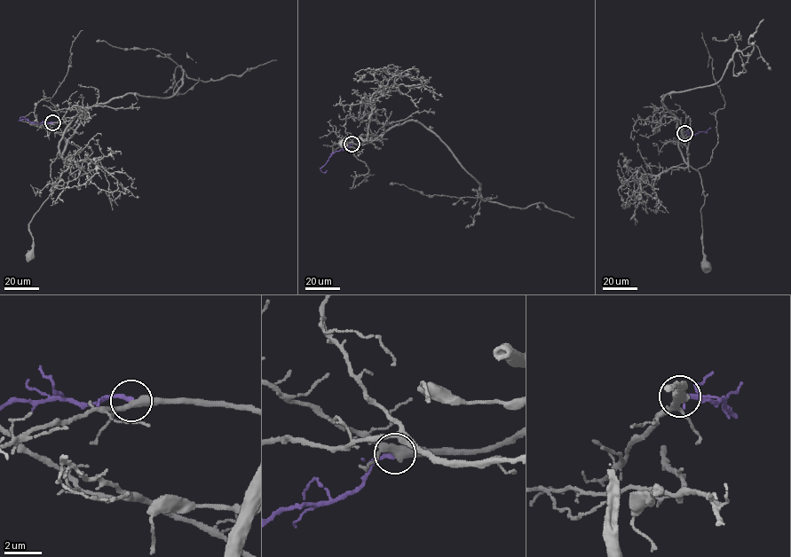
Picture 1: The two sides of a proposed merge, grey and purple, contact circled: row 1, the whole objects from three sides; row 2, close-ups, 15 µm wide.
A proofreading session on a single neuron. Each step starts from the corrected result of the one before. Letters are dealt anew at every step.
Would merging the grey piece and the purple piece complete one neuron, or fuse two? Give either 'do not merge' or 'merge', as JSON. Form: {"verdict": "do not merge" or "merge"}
{"verdict": "merge"}

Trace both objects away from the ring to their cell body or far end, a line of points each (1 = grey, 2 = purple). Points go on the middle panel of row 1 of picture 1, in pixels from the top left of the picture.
1: (351, 144), (374, 139), (360, 138), (354, 152), (358, 152), (354, 147), (338, 145), (343, 144)
2: (351, 144), (332, 153), (320, 168), (321, 172), (327, 170)

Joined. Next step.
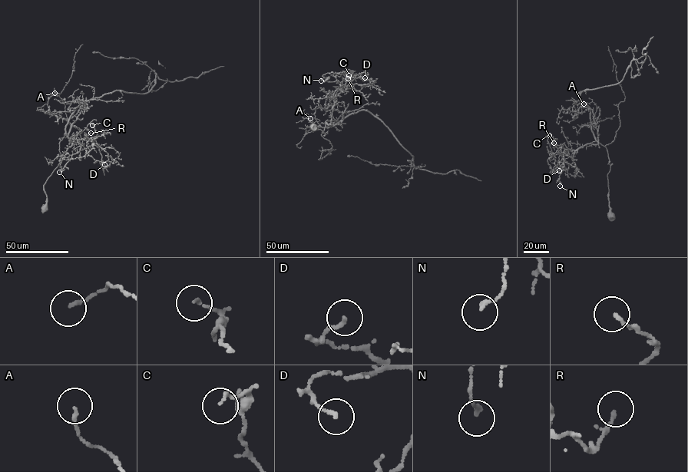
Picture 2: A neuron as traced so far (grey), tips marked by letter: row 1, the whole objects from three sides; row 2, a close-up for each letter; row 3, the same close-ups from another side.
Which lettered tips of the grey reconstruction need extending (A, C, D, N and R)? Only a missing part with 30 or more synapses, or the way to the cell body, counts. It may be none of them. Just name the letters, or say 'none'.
none

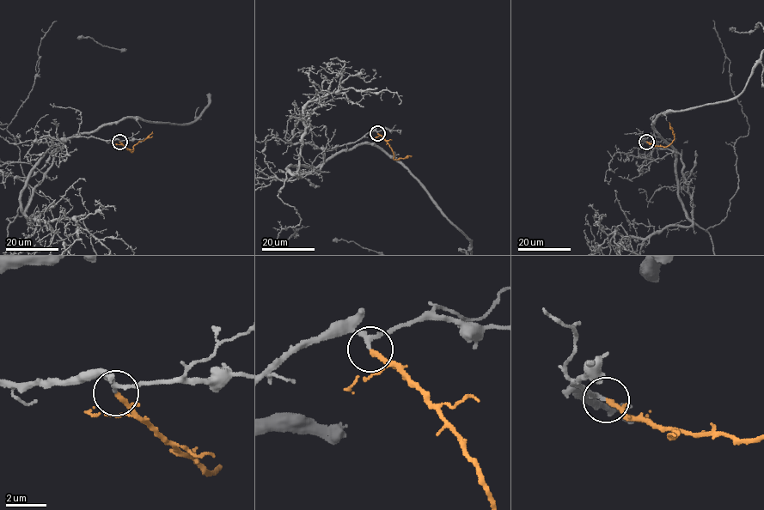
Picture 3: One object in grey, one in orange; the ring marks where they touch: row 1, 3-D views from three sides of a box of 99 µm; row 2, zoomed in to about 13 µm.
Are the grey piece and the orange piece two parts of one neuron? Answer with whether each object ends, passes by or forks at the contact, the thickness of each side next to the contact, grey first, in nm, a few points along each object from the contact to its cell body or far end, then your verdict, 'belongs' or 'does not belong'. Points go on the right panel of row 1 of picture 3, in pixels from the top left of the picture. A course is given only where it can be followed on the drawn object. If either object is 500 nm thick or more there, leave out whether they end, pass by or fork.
grey passes by | orange ends | 190/240 nm | grey via (646, 142), (680, 155), (691, 197), (688, 218), (705, 229), (712, 245) | orange via (646, 142), (667, 146), (675, 136), (669, 122) | belongs

